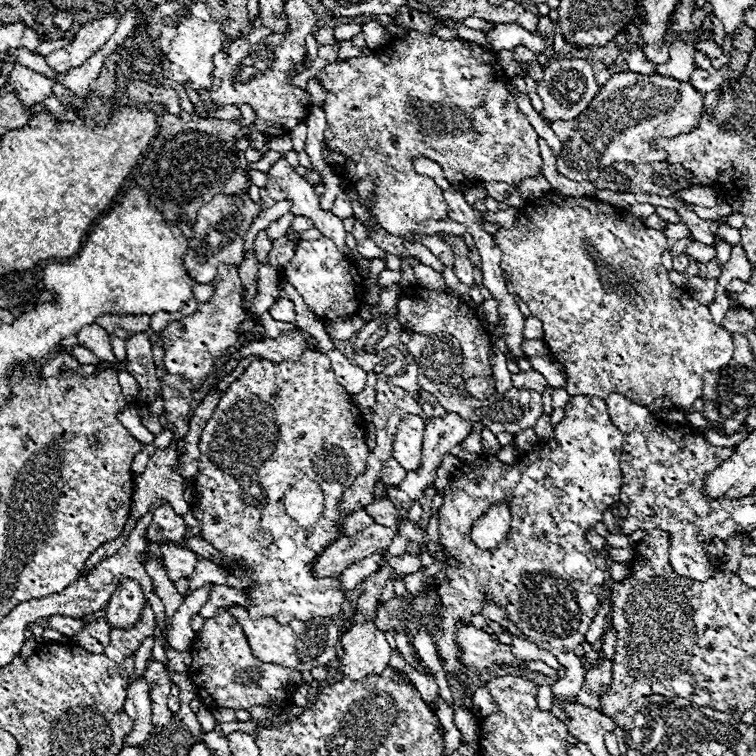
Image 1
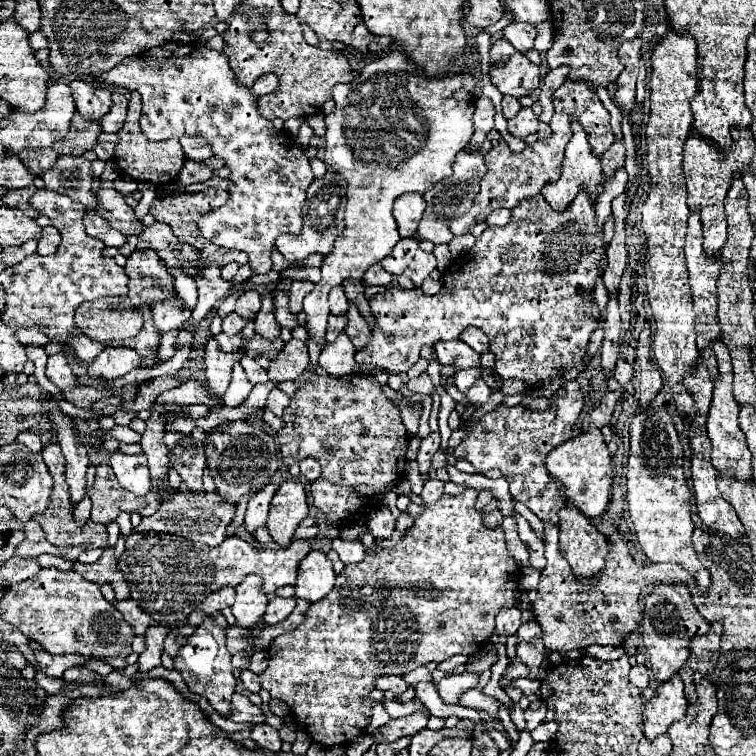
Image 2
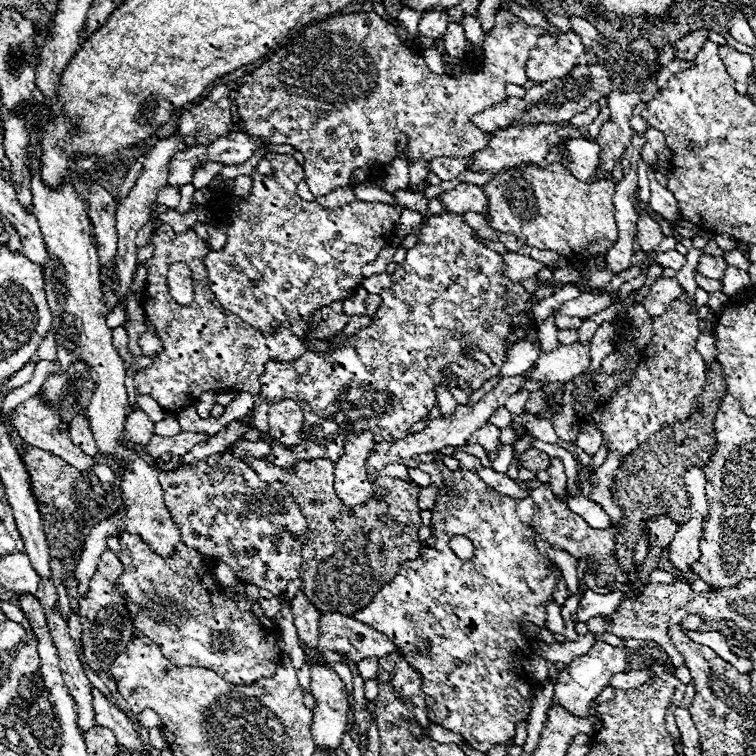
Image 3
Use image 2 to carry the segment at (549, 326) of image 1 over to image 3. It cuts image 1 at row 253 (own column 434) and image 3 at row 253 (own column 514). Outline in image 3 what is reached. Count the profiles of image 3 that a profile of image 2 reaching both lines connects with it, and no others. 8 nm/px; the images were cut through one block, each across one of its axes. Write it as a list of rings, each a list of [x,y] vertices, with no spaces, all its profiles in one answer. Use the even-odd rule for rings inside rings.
[[[524,162],[496,174],[482,190],[488,196],[486,218],[494,230],[526,238],[530,246],[540,250],[556,250],[572,262],[584,262],[590,256],[606,254],[618,240],[612,180],[584,186],[560,162],[552,162],[546,168]]]

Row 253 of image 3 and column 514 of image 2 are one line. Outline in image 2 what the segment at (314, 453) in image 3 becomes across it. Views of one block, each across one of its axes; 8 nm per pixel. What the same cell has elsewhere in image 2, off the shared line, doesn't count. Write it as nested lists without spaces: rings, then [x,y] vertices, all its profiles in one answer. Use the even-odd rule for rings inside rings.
[[[568,380],[558,390],[554,404],[544,412],[530,412],[522,406],[498,406],[468,428],[466,438],[454,448],[454,456],[468,460],[476,468],[476,472],[486,472],[492,466],[500,468],[502,476],[510,484],[510,494],[516,500],[524,502],[540,520],[552,520],[554,524],[558,524],[558,512],[566,504],[566,500],[562,498],[558,482],[548,478],[544,458],[558,444],[574,436],[574,424],[580,416],[582,406],[582,392],[576,380]]]

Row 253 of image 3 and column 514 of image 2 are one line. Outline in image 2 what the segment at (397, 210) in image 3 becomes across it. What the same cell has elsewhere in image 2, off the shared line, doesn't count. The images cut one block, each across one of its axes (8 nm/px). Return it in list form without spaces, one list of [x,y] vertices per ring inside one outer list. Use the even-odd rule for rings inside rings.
[[[580,190],[574,198],[574,202],[570,206],[566,206],[566,210],[556,212],[552,210],[552,206],[546,202],[546,198],[542,194],[536,194],[536,198],[528,198],[522,200],[514,210],[512,210],[512,222],[504,228],[498,226],[488,226],[478,238],[476,244],[472,246],[470,252],[454,258],[454,262],[448,266],[448,270],[444,272],[444,284],[442,290],[434,296],[426,296],[420,288],[412,288],[412,290],[404,290],[404,288],[386,288],[384,294],[374,296],[374,300],[370,302],[370,310],[376,316],[378,326],[372,330],[372,340],[364,350],[356,352],[356,362],[358,364],[368,364],[368,366],[378,366],[396,374],[406,374],[420,358],[420,348],[422,346],[432,346],[436,340],[456,340],[458,334],[464,330],[464,326],[476,326],[480,328],[488,338],[490,338],[490,352],[496,356],[496,364],[494,364],[494,372],[504,378],[504,380],[522,380],[528,386],[540,384],[540,382],[552,382],[556,376],[560,376],[562,372],[572,370],[574,366],[578,366],[582,362],[582,356],[586,354],[588,348],[588,340],[590,334],[596,330],[598,322],[592,316],[592,306],[594,306],[594,288],[598,284],[598,280],[602,280],[602,272],[604,272],[604,234],[596,224],[596,210],[594,210],[594,202],[592,196],[588,194],[588,190]]]

